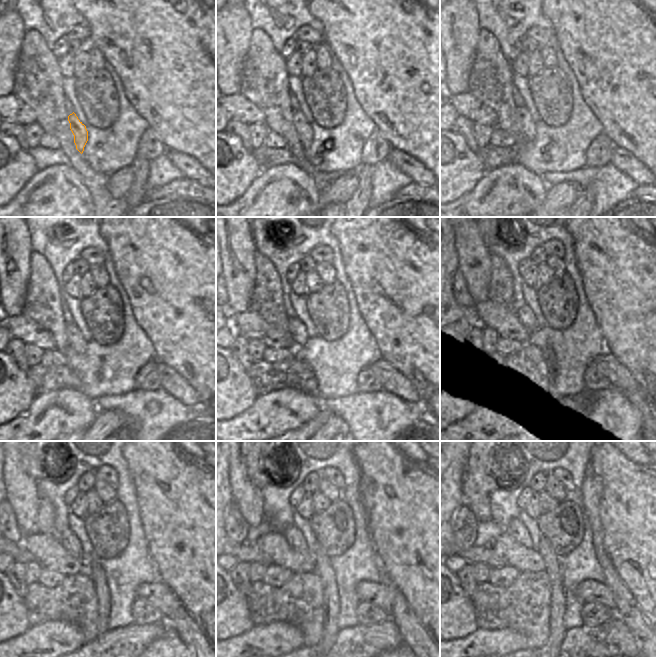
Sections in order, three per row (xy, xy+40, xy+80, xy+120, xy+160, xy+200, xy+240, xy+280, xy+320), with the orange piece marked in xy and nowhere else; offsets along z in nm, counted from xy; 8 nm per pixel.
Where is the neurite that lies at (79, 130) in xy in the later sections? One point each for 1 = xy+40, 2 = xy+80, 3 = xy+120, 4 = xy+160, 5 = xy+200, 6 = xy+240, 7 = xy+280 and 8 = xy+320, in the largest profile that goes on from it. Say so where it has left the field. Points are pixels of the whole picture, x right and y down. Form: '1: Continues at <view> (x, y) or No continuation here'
1: Continues at xy+40 (303, 128)
2: Continues at xy+80 (528, 127)
3: Continues at xy+120 (76, 343)
4: Continues at xy+160 (297, 330)
5: Continues at xy+200 (522, 320)
6: Continues at xy+240 (69, 540)
7: Continues at xy+280 (295, 538)
8: Continues at xy+320 (516, 529).

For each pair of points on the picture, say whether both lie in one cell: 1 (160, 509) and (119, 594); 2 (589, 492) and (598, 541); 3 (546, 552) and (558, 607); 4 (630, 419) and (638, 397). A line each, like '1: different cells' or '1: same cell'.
1: different cells
2: same cell
3: same cell
4: different cells

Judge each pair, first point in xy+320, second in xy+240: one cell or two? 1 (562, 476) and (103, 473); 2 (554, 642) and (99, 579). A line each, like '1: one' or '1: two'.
1: one
2: one

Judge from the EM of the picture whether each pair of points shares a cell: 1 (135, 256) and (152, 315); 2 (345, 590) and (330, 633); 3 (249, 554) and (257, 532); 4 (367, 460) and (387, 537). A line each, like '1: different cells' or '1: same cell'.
1: same cell
2: different cells
3: different cells
4: same cell

